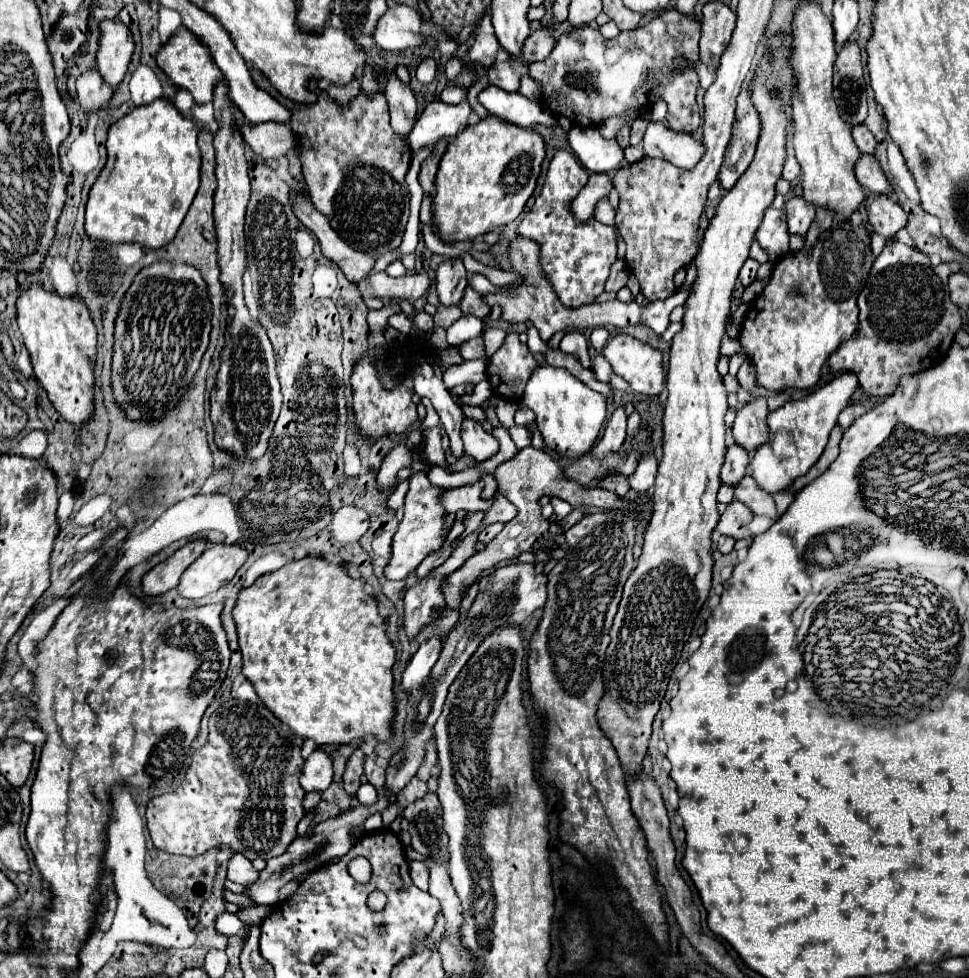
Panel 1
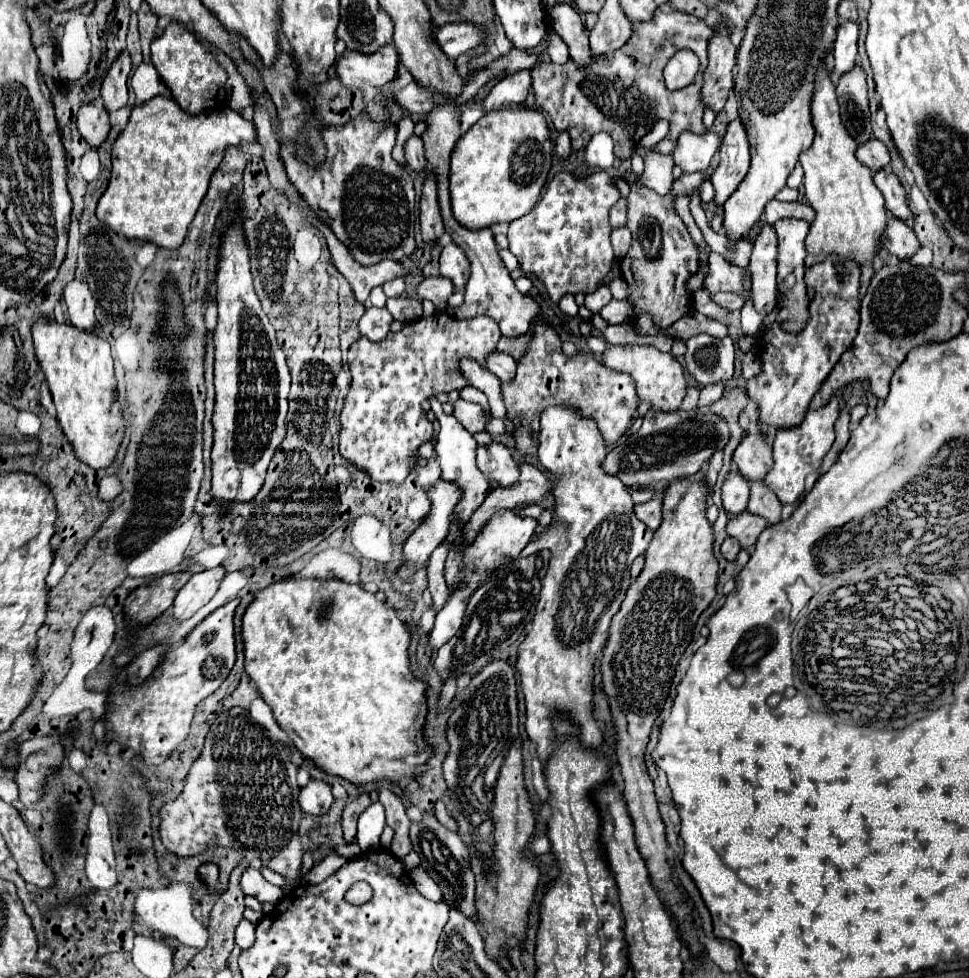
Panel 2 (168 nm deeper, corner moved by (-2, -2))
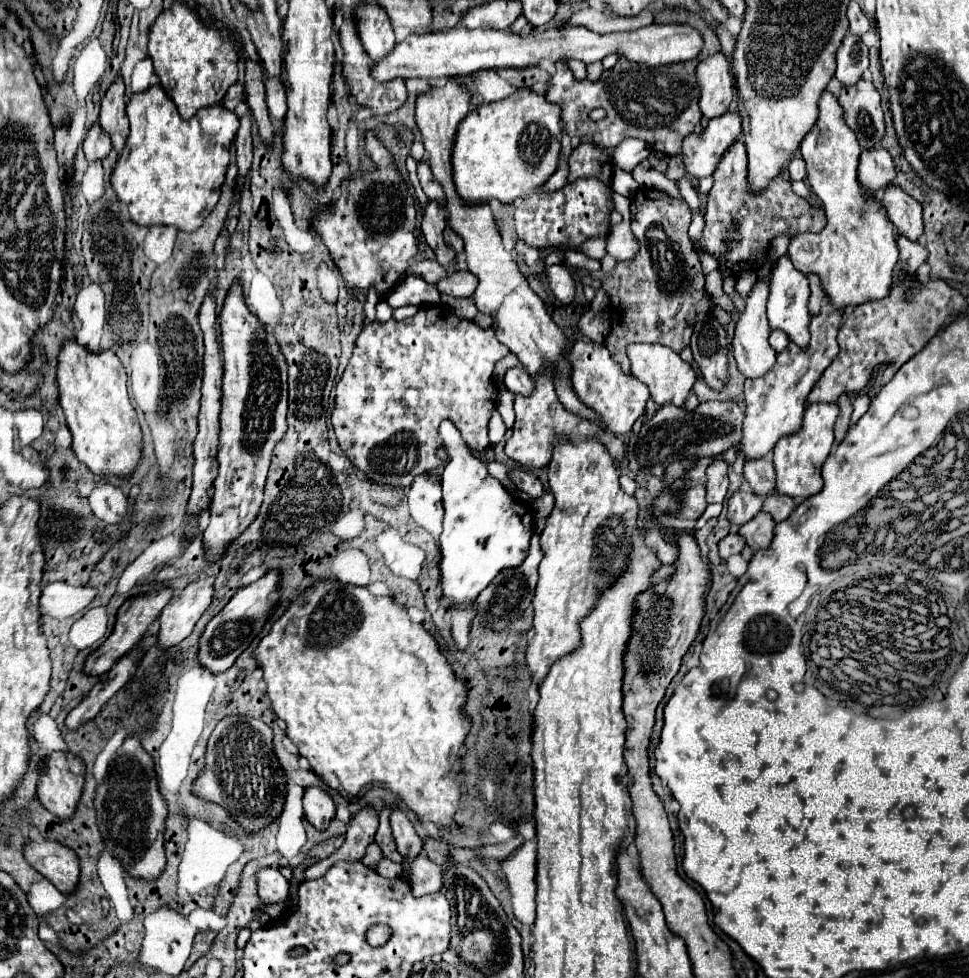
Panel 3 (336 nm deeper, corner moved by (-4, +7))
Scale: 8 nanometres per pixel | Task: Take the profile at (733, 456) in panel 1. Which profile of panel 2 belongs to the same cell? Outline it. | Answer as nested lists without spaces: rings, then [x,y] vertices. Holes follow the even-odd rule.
[[[732,469],[722,485],[722,505],[728,511],[728,515],[738,515],[746,511],[750,495],[750,483],[740,475],[740,471]]]

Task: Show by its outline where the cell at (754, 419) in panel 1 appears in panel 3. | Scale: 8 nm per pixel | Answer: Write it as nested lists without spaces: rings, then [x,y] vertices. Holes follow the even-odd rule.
[[[766,458],[746,462],[744,464],[744,478],[746,478],[748,486],[752,488],[752,492],[758,496],[766,496],[776,490],[774,464],[768,462]]]

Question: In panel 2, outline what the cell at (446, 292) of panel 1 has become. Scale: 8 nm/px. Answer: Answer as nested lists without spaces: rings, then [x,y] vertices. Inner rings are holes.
[[[446,245],[442,249],[442,255],[440,255],[440,275],[442,277],[448,277],[456,289],[464,289],[466,281],[468,281],[468,259],[464,255],[464,251],[460,251],[458,245]]]

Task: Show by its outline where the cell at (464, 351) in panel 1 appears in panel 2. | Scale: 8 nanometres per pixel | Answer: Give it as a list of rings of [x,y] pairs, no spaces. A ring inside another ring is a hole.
[[[492,351],[492,355],[488,355],[486,359],[486,369],[490,373],[494,373],[500,381],[510,381],[516,373],[516,361],[514,357],[500,353],[500,351]]]

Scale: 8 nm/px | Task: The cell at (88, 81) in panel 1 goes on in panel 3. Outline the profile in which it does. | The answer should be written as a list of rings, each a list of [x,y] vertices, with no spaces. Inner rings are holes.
[[[94,124],[84,140],[84,156],[88,162],[98,162],[104,160],[112,150],[112,142],[108,138],[108,134],[102,132],[102,128],[98,124]]]

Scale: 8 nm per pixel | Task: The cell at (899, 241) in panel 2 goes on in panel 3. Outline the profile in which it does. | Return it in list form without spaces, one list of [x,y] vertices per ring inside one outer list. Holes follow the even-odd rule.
[[[898,238],[898,250],[900,250],[900,268],[906,274],[916,274],[916,270],[926,262],[928,258],[928,250],[918,244],[918,242],[910,242],[906,238]]]

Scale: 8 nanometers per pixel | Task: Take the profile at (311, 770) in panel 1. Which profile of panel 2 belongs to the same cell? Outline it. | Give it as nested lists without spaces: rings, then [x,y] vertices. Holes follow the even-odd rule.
[[[310,779],[308,785],[304,785],[300,789],[300,807],[304,813],[310,813],[310,815],[322,815],[330,809],[334,797],[332,797],[332,791],[330,791],[330,785],[320,781],[320,779]]]

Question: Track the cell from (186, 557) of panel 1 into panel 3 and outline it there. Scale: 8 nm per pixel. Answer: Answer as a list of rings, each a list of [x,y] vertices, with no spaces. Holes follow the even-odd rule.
[[[164,588],[162,592],[158,594],[152,594],[152,596],[136,596],[136,598],[130,598],[126,600],[120,610],[118,610],[118,618],[116,618],[116,624],[114,624],[114,630],[112,634],[108,636],[108,640],[96,648],[86,660],[84,660],[84,666],[82,666],[82,672],[88,674],[88,676],[104,676],[106,672],[110,672],[110,668],[124,656],[128,654],[134,646],[138,646],[138,642],[144,638],[148,626],[160,616],[162,608],[170,602],[172,598],[172,590],[170,588]]]

